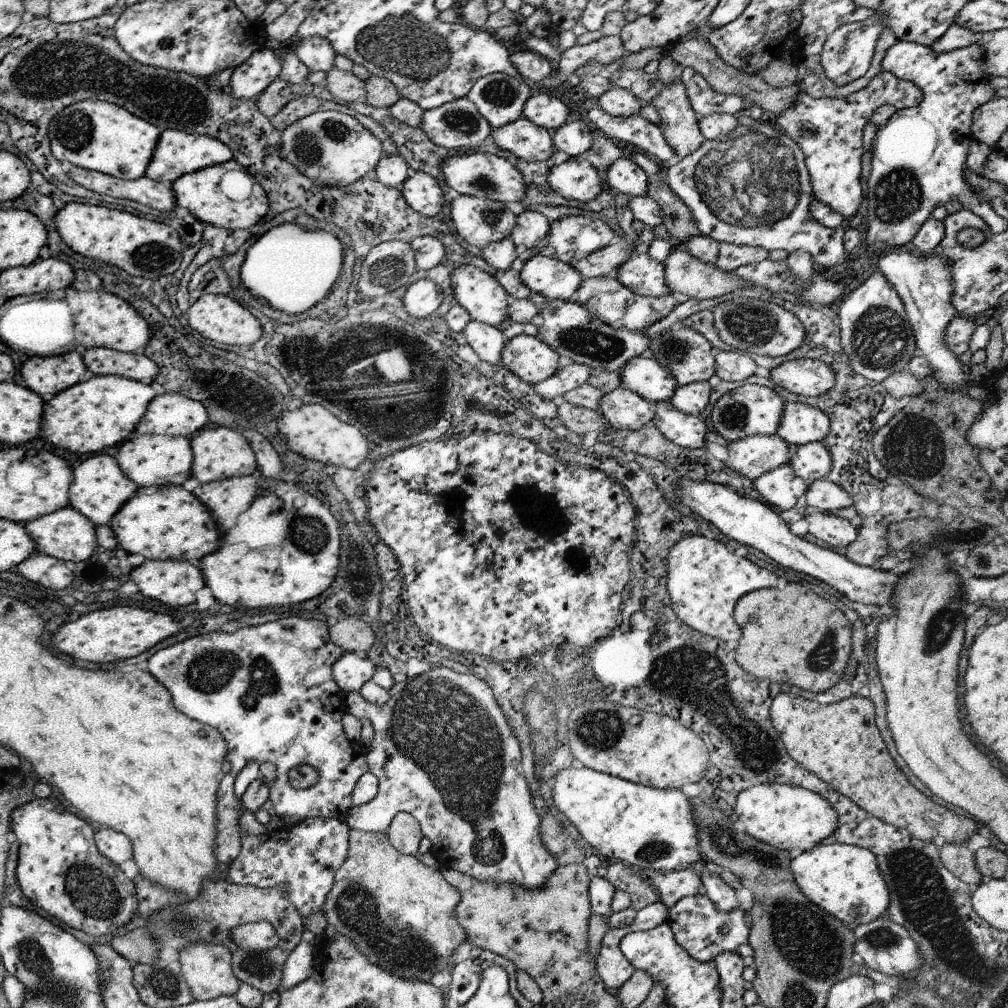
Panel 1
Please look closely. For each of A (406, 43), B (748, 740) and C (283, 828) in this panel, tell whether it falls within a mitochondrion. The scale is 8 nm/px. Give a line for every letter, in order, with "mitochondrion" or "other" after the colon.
A: mitochondrion
B: mitochondrion
C: other

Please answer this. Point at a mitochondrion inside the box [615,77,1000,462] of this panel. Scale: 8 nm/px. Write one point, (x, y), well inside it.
(752, 182)

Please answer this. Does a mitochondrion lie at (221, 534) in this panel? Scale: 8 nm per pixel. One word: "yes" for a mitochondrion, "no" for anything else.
no

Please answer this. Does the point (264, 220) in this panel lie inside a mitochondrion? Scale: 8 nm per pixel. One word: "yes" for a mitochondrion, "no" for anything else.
no

